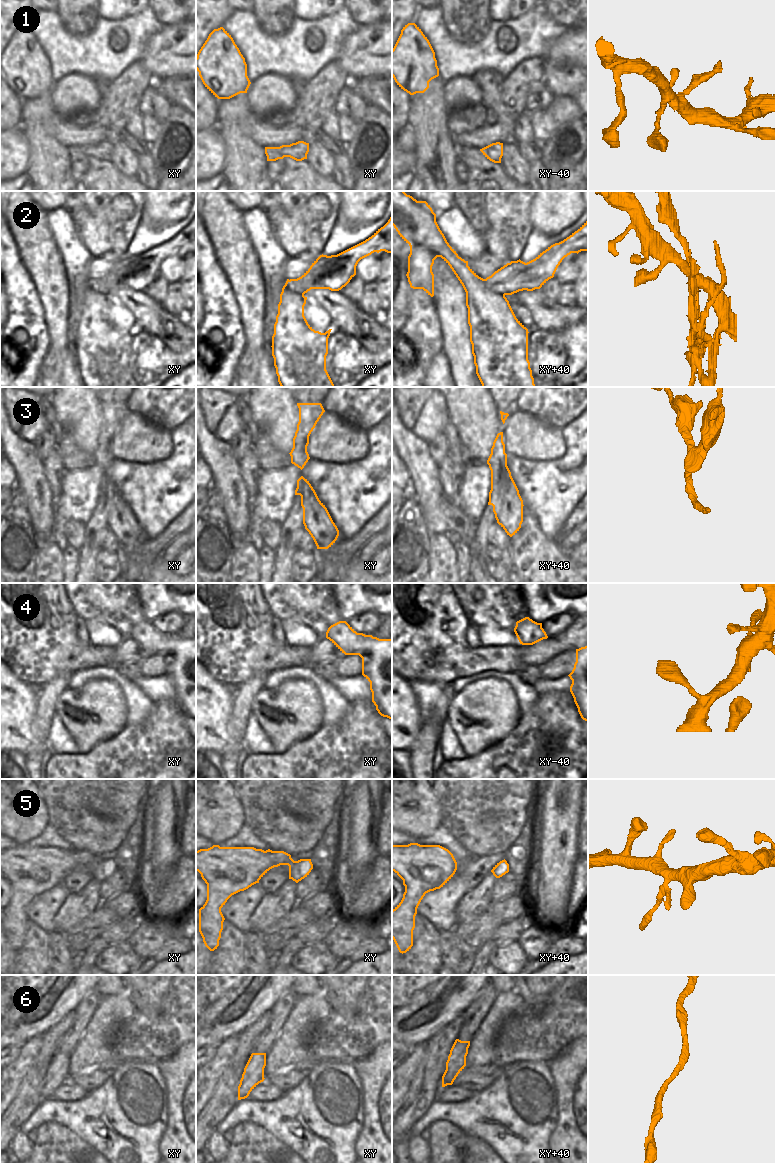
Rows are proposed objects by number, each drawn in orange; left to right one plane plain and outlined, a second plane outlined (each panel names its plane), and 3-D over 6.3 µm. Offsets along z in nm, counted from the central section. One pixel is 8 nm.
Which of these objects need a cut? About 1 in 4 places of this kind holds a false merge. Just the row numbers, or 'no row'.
2, 3.

